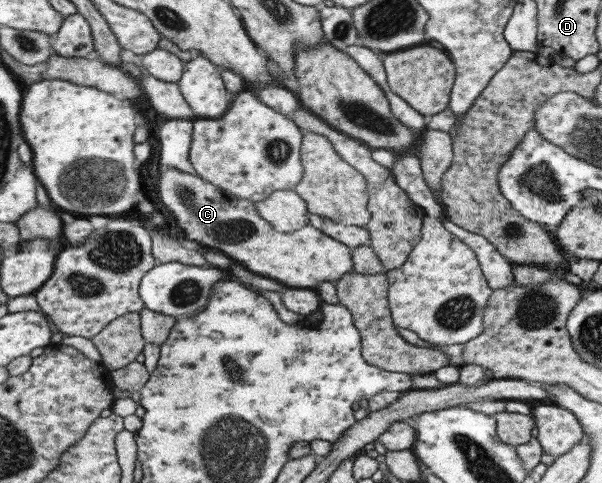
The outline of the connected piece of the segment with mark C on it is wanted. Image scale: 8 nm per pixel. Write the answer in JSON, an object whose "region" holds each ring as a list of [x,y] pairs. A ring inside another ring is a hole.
{"region":[[[159,168],[158,194],[163,205],[172,213],[177,225],[185,231],[186,238],[204,245],[206,248],[221,251],[234,263],[246,265],[252,273],[276,279],[290,288],[314,289],[319,283],[338,281],[353,268],[352,249],[347,245],[324,235],[309,223],[290,233],[280,233],[257,213],[252,201],[237,198],[217,185],[206,181],[200,175],[192,175],[178,169]]]}

